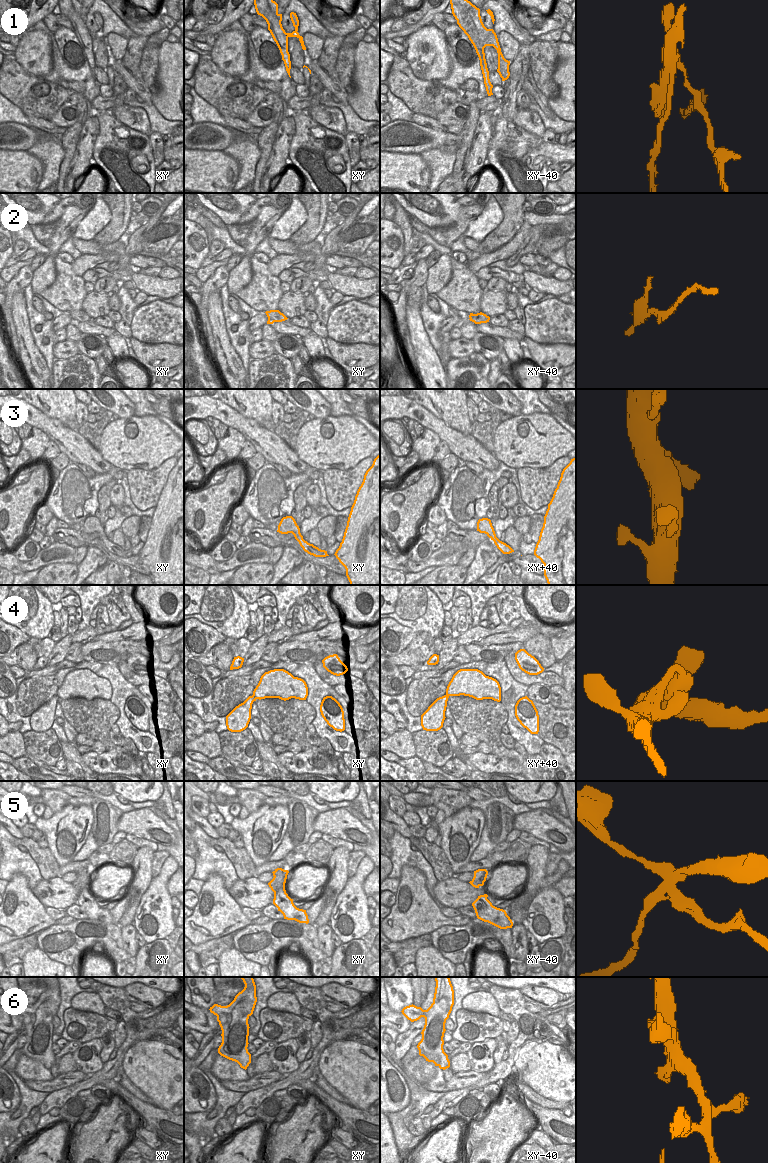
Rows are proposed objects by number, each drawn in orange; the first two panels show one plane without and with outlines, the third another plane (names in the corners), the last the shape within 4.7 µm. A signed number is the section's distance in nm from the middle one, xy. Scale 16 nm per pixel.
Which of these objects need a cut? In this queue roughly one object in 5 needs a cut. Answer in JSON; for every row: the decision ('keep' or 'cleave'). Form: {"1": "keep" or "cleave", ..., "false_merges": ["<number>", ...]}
{"1": "cleave", "2": "cleave", "3": "keep", "4": "keep", "5": "cleave", "6": "keep", "false_merges": ["1", "2", "5"]}

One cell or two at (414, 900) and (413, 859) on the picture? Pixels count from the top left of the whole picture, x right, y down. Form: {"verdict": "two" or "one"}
{"verdict": "two"}

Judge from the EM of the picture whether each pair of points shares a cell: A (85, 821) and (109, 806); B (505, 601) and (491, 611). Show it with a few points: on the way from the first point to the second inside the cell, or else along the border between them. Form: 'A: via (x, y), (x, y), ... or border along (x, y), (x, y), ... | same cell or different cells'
A: border along (91, 807), (93, 814), (92, 828) | different cells
B: border along (494, 605), (502, 622) | different cells

